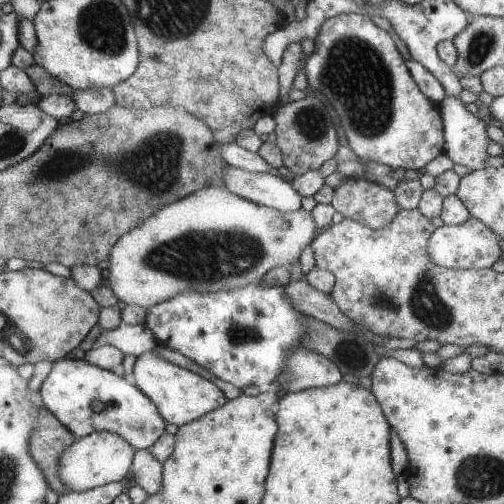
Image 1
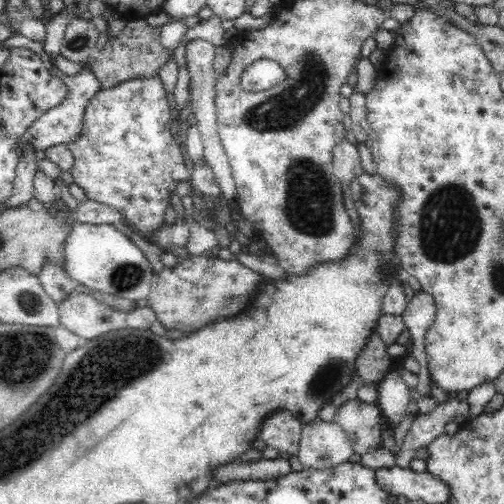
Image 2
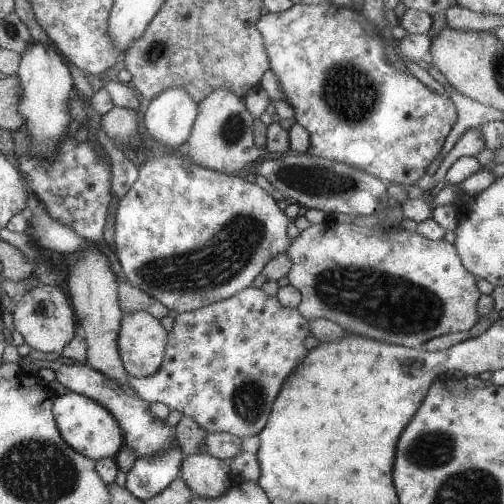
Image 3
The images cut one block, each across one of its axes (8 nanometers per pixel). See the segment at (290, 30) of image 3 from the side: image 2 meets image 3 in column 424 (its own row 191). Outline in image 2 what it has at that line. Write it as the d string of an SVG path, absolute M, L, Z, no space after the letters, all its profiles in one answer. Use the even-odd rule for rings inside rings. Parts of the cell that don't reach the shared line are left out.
M152 74L150 78L120 82L114 88L100 88L84 108L82 134L74 142L66 144L66 148L74 156L74 168L70 170L70 174L76 186L84 188L88 200L118 210L124 218L124 224L144 240L148 234L156 234L156 230L164 224L166 210L172 206L170 196L176 192L178 184L192 182L192 174L186 168L188 164L182 160L184 152L182 148L178 148L170 132L170 112L168 94L158 74Z

